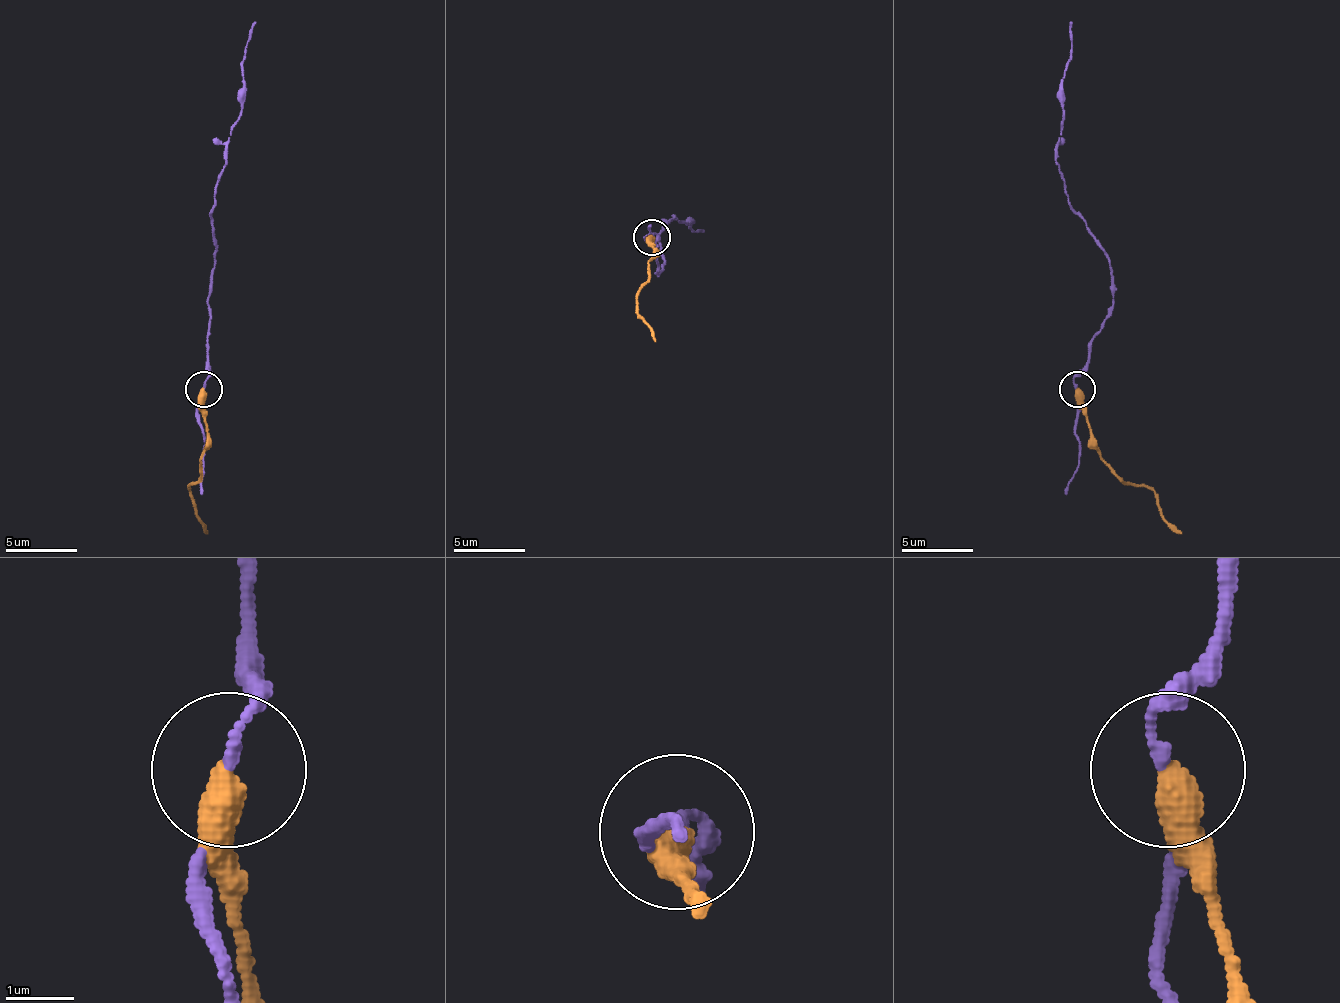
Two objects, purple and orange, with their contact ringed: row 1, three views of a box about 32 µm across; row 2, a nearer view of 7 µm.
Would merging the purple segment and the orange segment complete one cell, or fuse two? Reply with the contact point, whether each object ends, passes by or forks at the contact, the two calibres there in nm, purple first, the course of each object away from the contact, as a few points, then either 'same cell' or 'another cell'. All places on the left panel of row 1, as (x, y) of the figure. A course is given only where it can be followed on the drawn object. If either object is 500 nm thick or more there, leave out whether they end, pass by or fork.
place (203, 389); purple passes by; orange ends; calibres 90 and 480 nm; course purple (203, 390), (206, 376), (210, 271), (217, 242), (213, 203), (231, 123), (242, 109), (246, 40), (257, 22); course orange (203, 390), (203, 473), (188, 491), (206, 534); another cell

